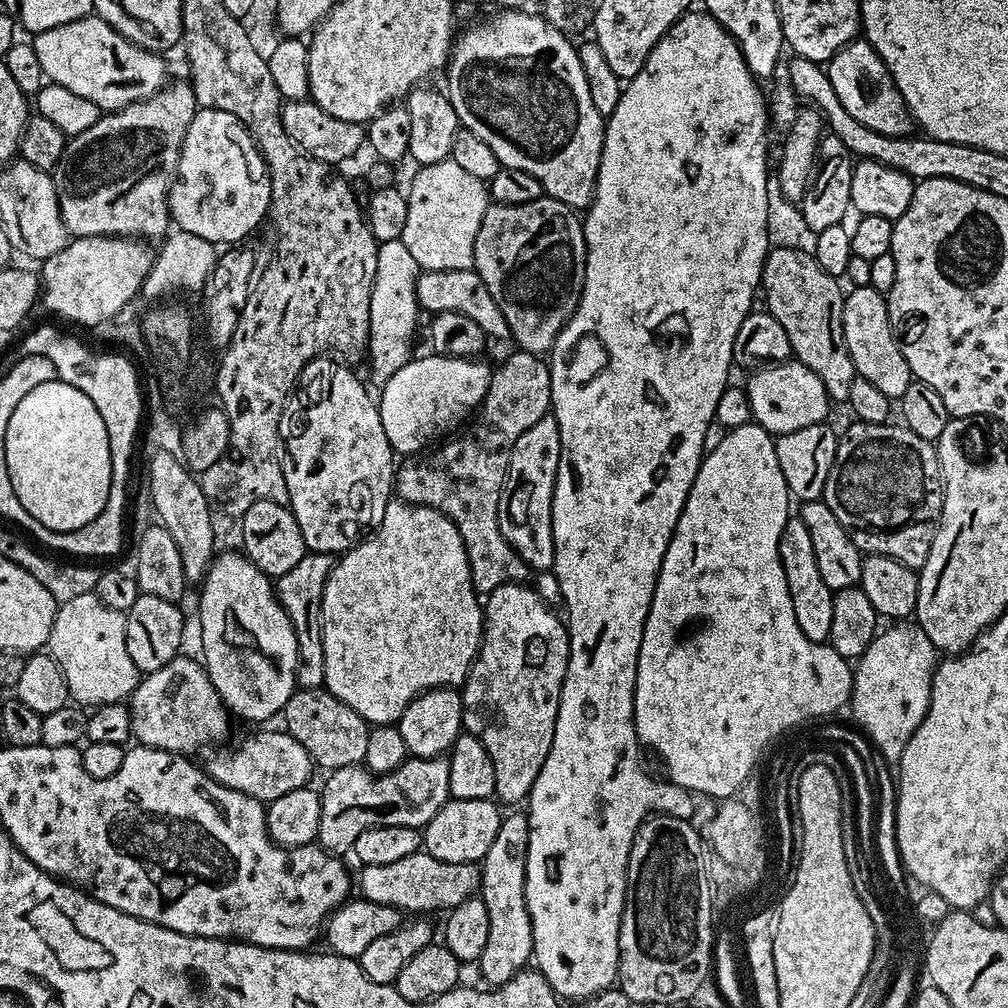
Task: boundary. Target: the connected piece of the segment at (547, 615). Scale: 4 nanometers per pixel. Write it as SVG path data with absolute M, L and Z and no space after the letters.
M527 583L500 584L493 592L487 593L482 604L484 610L484 636L480 639L480 649L476 655L476 661L462 685L462 699L464 701L464 727L463 731L469 736L476 736L486 746L490 754L490 762L494 762L494 786L496 796L501 801L516 806L519 802L527 801L528 791L534 786L534 778L538 778L538 770L542 770L542 762L546 762L546 754L550 754L550 742L554 742L554 726L558 718L558 702L562 694L562 682L566 678L568 669L568 630L563 619L556 617L556 612L549 601L544 600L536 593L535 587Z

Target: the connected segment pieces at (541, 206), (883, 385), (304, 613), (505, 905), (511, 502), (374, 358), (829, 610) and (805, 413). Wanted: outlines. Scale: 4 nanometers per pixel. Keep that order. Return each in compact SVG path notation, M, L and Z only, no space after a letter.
M542 195L534 202L526 202L510 206L509 204L489 203L485 216L482 218L478 234L474 240L474 269L480 275L481 282L486 290L493 296L498 309L501 310L505 318L506 326L509 327L509 337L511 342L516 343L515 347L521 352L535 352L537 354L551 353L554 342L558 334L566 326L566 322L574 314L574 310L580 301L582 286L584 285L584 275L586 274L586 242L584 241L584 226L579 215L574 214L573 209L568 208L562 202L553 200L551 196Z
M870 286L853 287L851 291L844 298L842 334L846 338L846 350L850 350L850 358L856 367L856 375L866 378L866 382L873 384L877 390L882 390L882 394L886 394L889 400L899 401L914 377L906 358L902 358L896 335L892 333L885 293Z
M305 551L302 562L298 562L286 574L275 577L274 591L280 605L292 623L298 642L300 663L296 666L296 687L323 688L326 678L326 654L322 650L322 594L332 573L334 556L331 552Z
M512 810L503 817L498 826L498 834L494 834L494 842L490 842L490 850L486 850L483 860L479 861L480 886L478 895L486 902L486 910L490 910L490 934L486 941L486 950L482 950L478 961L480 972L489 980L489 985L505 984L514 974L525 971L532 960L532 927L528 907L524 905L524 883L526 882L526 854L530 842L528 818L523 811Z
M551 414L543 416L518 438L518 442L514 442L504 488L500 491L498 526L502 538L514 546L522 562L526 562L532 570L551 569L554 562L552 499L561 454L562 442L556 417Z
M401 239L381 240L378 244L378 270L370 294L370 326L368 327L368 368L376 386L383 386L402 366L406 366L412 352L412 335L416 332L416 280L422 269Z
M789 515L786 526L782 526L778 554L782 570L786 570L786 586L790 586L790 598L794 602L794 618L798 618L798 626L806 634L806 638L810 638L810 642L825 643L834 614L833 591L830 586L826 586L818 571L818 558L814 558L814 542L810 539L810 530L806 530L806 522L802 522L799 515Z
M793 358L782 364L774 364L770 368L762 368L751 373L746 383L748 401L752 411L752 420L765 433L773 437L790 434L794 430L802 430L802 426L823 424L829 419L830 401L826 394L826 386L822 386L822 378L814 374L799 360Z

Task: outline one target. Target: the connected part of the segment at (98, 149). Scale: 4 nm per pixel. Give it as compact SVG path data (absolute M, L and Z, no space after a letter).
M187 79L165 83L148 100L139 100L116 112L105 112L90 130L71 137L65 143L62 158L50 175L60 203L62 222L73 237L126 236L129 238L163 238L170 231L168 191L176 177L178 158L186 130L194 118L198 105L191 83Z

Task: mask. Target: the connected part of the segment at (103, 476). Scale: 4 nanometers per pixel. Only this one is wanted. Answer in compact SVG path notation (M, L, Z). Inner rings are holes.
M65 380L35 386L10 417L6 465L19 501L42 526L56 532L76 531L102 514L110 494L112 459L106 422L94 402Z

